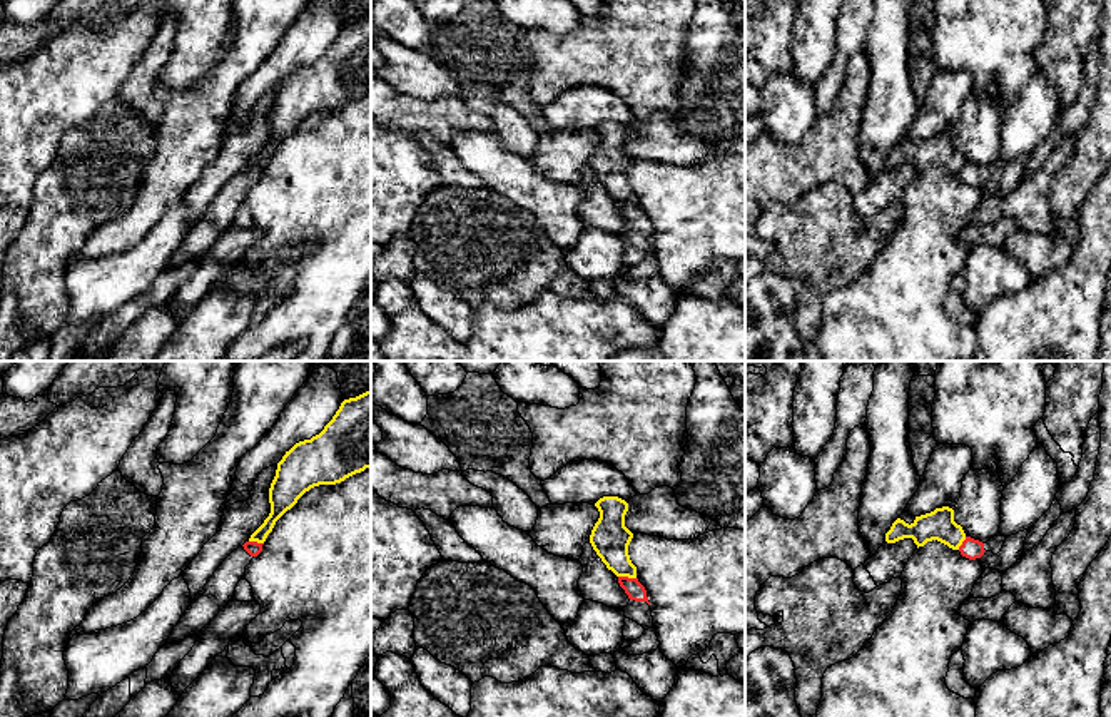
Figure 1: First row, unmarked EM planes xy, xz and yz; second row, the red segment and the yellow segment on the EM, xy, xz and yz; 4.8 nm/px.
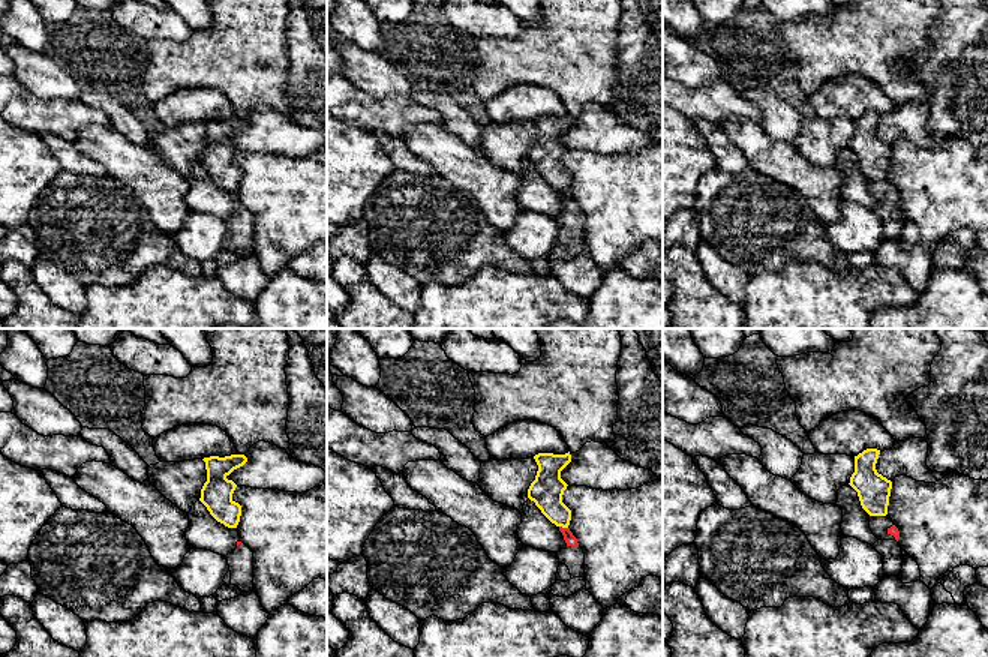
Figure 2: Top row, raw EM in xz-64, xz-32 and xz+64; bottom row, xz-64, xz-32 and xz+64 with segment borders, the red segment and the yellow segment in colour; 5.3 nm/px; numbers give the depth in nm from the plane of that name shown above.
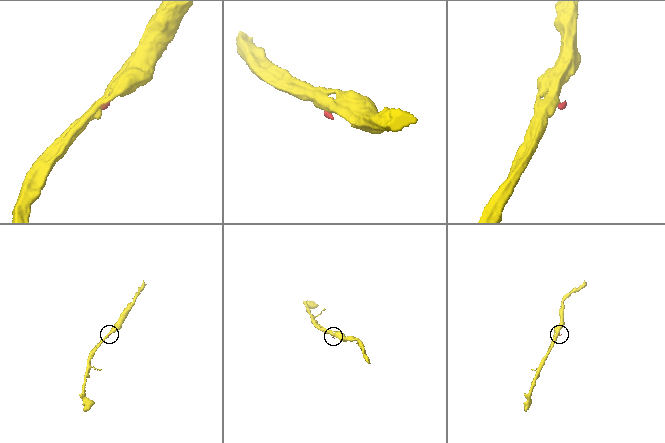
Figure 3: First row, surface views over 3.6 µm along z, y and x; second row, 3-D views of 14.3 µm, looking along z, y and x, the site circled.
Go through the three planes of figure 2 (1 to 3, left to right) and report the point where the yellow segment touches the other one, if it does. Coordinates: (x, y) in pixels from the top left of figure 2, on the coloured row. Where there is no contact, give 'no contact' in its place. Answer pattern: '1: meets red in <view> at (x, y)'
1: no contact
2: meets red in xz-32 at (564, 528)
3: no contact

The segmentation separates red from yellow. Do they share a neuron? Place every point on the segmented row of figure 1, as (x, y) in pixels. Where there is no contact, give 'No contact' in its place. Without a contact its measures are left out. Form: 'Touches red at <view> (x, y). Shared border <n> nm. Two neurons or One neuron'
Touches red at xz (627, 577). Shared border 90 nm. Two neurons

